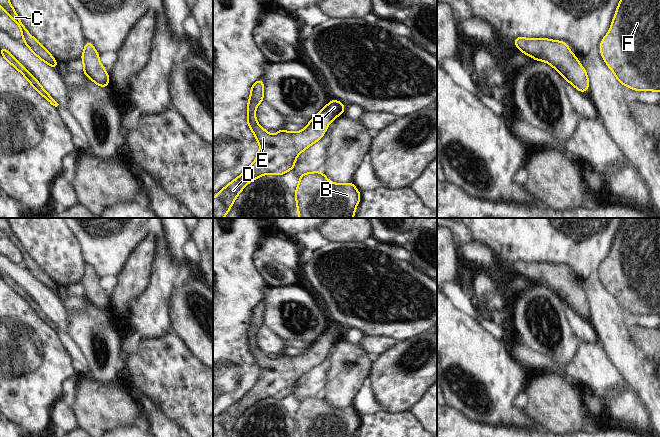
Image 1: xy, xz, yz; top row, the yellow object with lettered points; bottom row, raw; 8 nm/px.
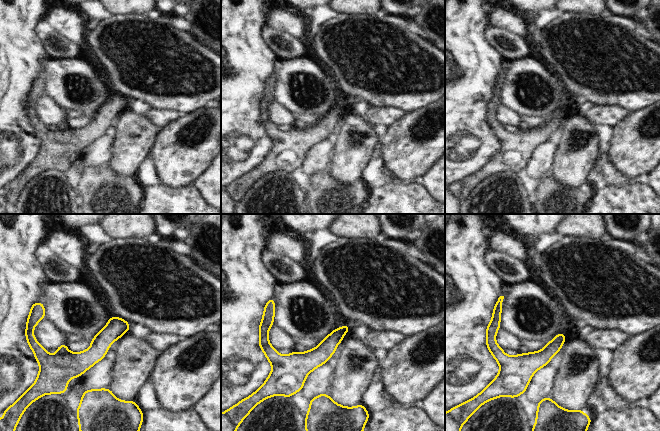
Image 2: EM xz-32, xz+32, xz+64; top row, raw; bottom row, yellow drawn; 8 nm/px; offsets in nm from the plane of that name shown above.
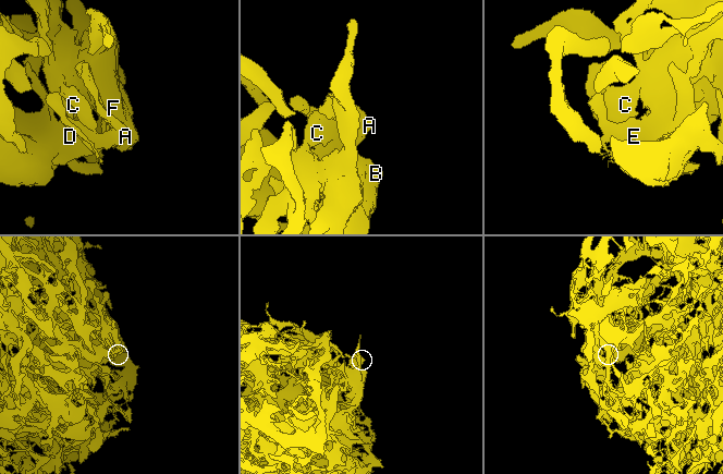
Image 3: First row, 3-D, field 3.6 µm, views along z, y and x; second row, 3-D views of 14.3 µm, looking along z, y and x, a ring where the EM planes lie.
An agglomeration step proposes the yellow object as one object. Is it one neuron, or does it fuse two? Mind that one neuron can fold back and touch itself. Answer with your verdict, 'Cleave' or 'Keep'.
Keep

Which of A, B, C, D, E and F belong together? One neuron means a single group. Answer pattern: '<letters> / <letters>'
A B C D E F

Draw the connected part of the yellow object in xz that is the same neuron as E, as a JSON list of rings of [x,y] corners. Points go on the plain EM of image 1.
[[[259,303],[251,310],[250,322],[247,327],[247,349],[252,354],[256,365],[260,368],[260,374],[255,385],[239,401],[232,404],[227,410],[217,416],[217,422],[213,421],[213,437],[228,437],[236,421],[244,411],[258,401],[266,398],[281,400],[285,396],[293,394],[297,380],[312,368],[321,364],[322,360],[327,355],[327,350],[332,347],[337,340],[345,336],[345,329],[334,323],[310,344],[302,355],[286,356],[283,352],[280,352],[277,358],[268,358],[267,354],[258,348],[255,340],[257,330],[264,324],[263,315],[264,305]]]

